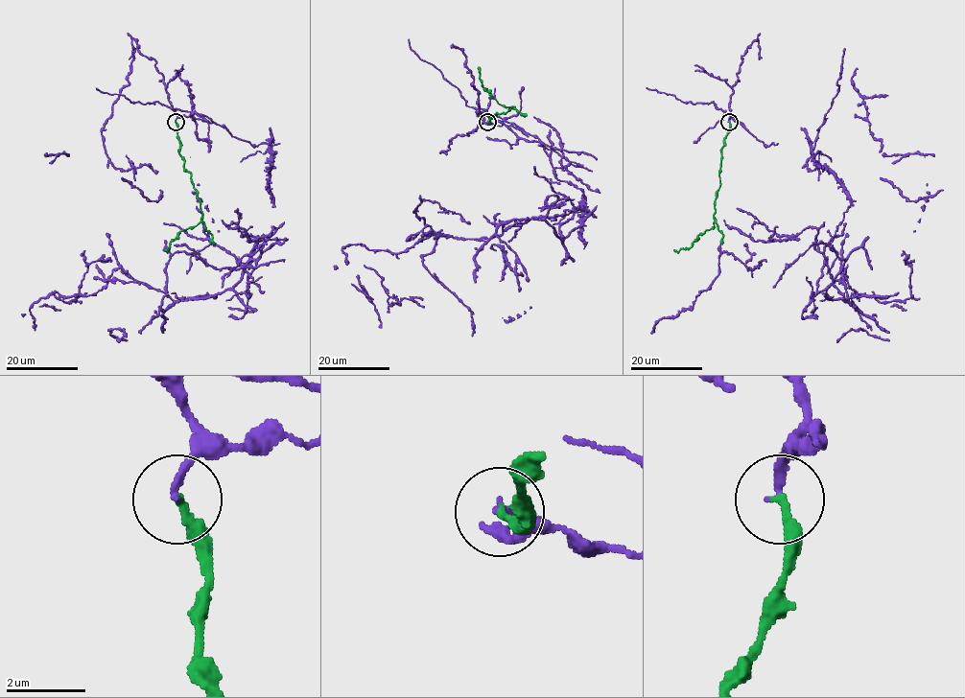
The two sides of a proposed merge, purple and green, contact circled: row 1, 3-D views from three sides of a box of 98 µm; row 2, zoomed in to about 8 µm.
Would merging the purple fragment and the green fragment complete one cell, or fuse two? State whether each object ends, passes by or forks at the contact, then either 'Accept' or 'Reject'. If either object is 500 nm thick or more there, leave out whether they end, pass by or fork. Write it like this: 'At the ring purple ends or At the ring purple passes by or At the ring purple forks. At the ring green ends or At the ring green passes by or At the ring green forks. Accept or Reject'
At the ring purple ends. At the ring green ends. Accept

